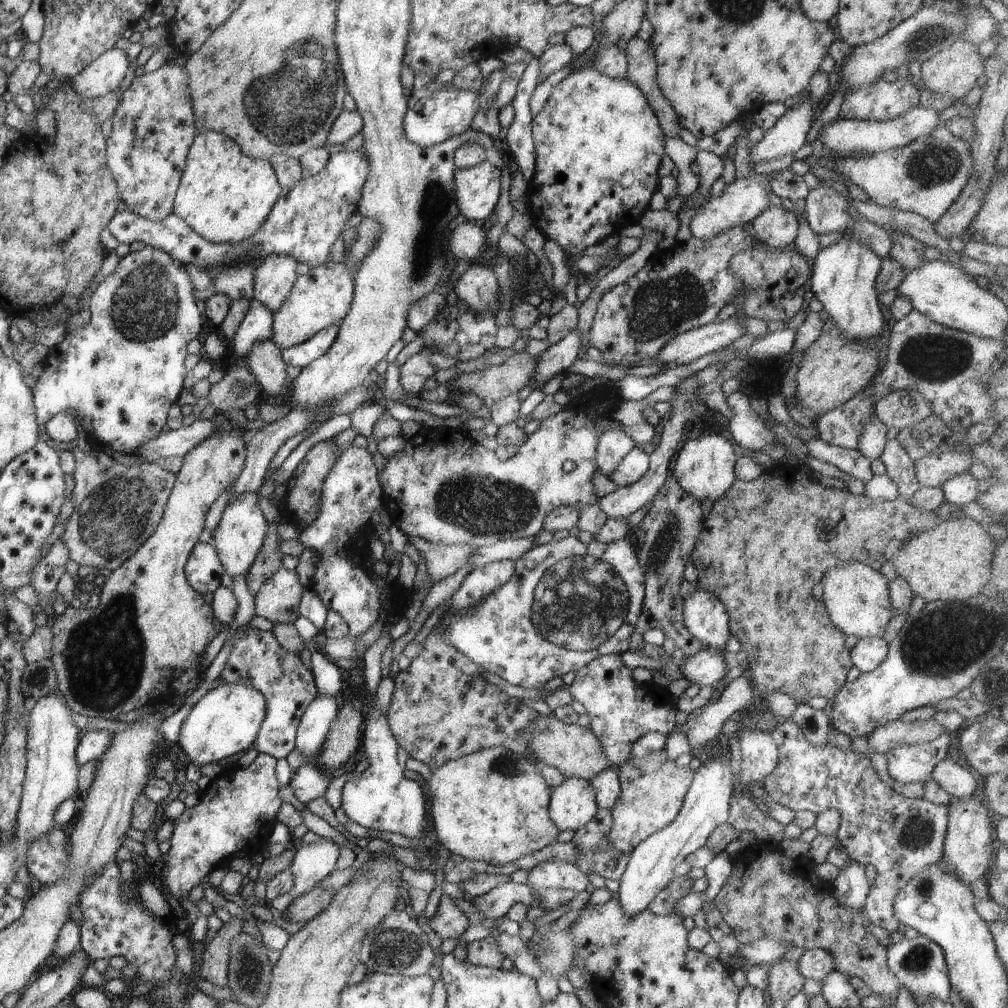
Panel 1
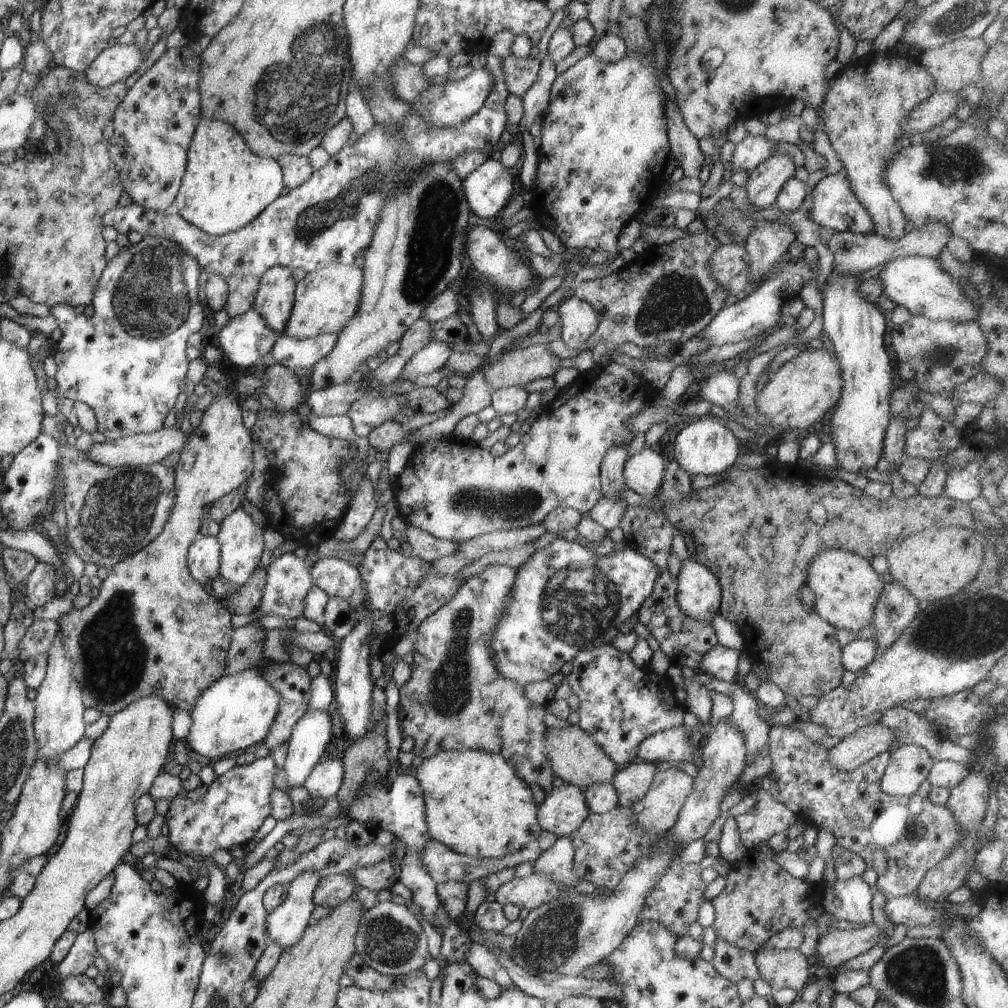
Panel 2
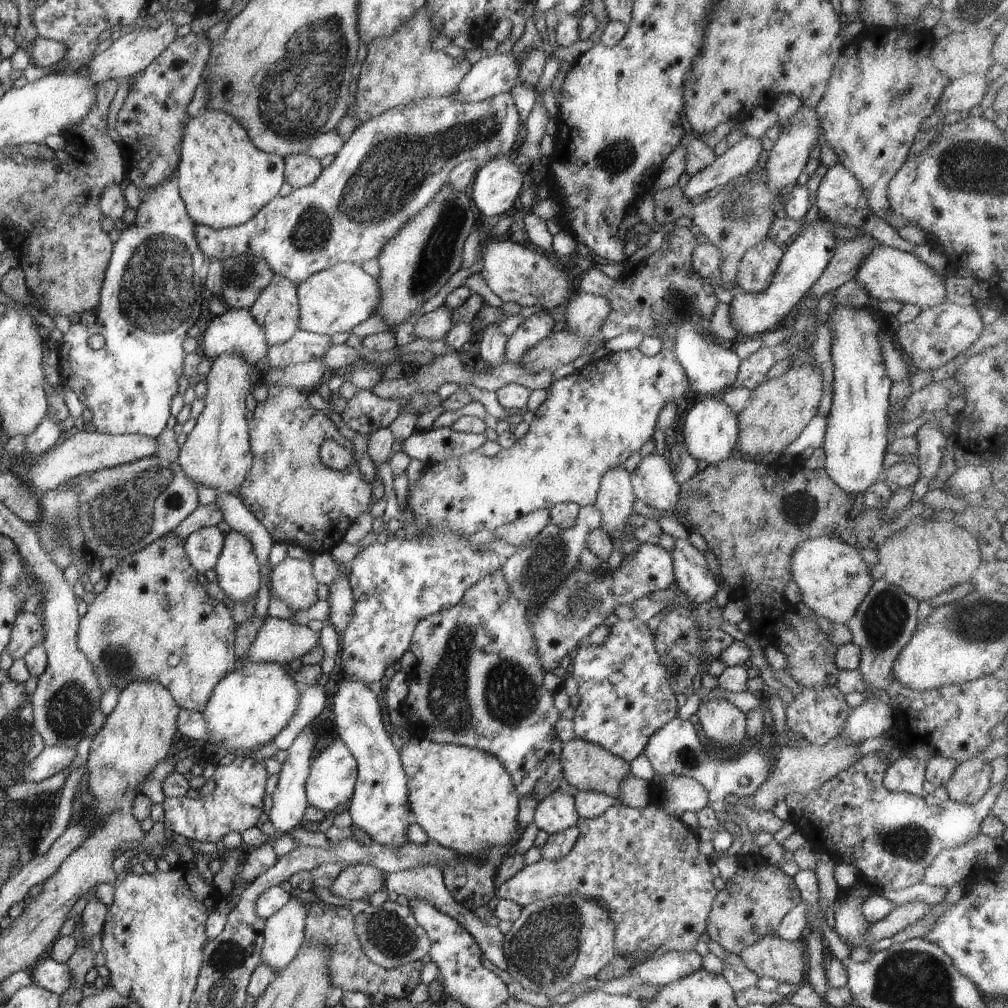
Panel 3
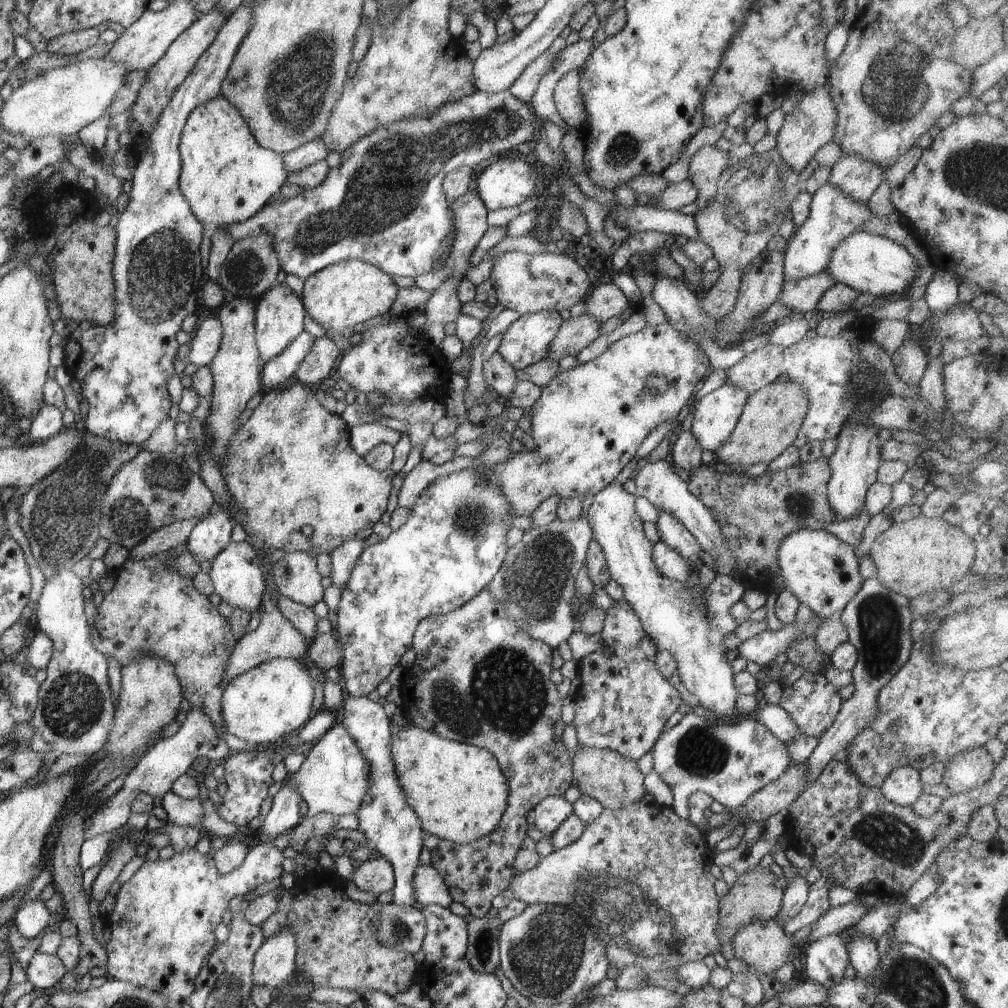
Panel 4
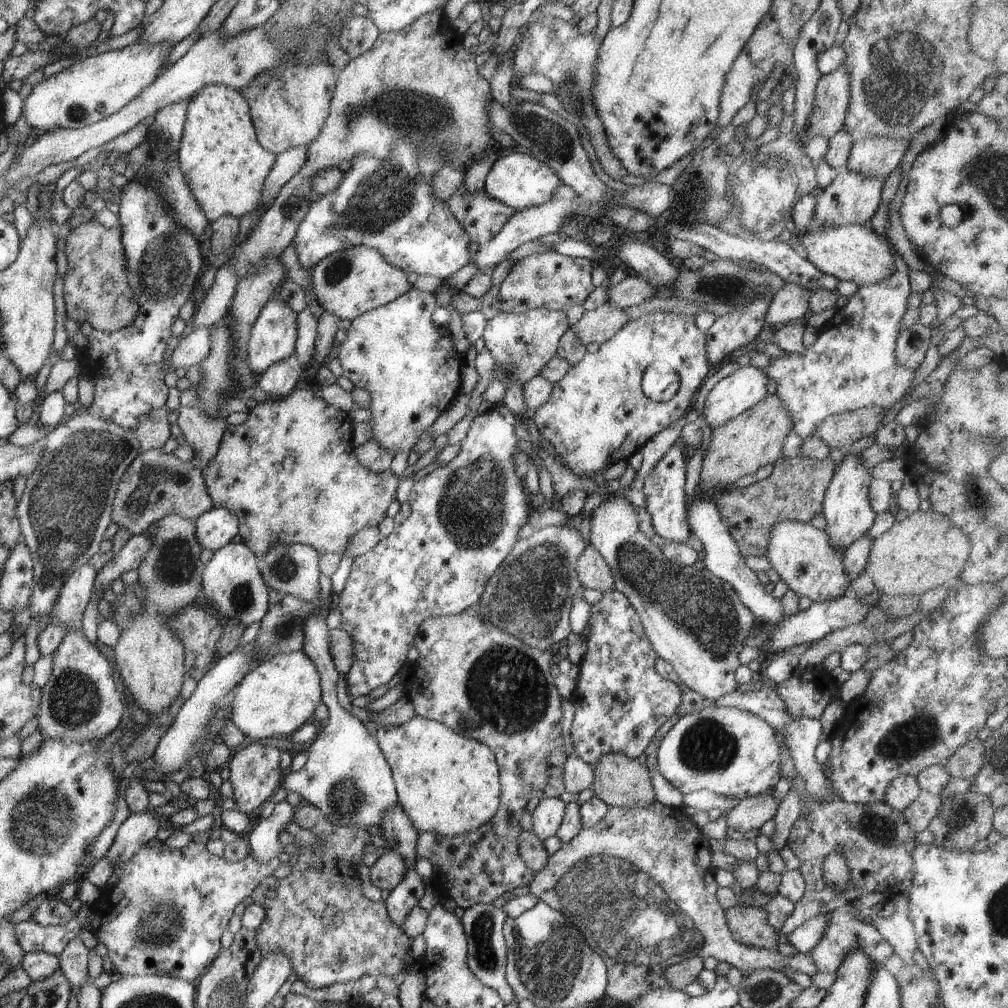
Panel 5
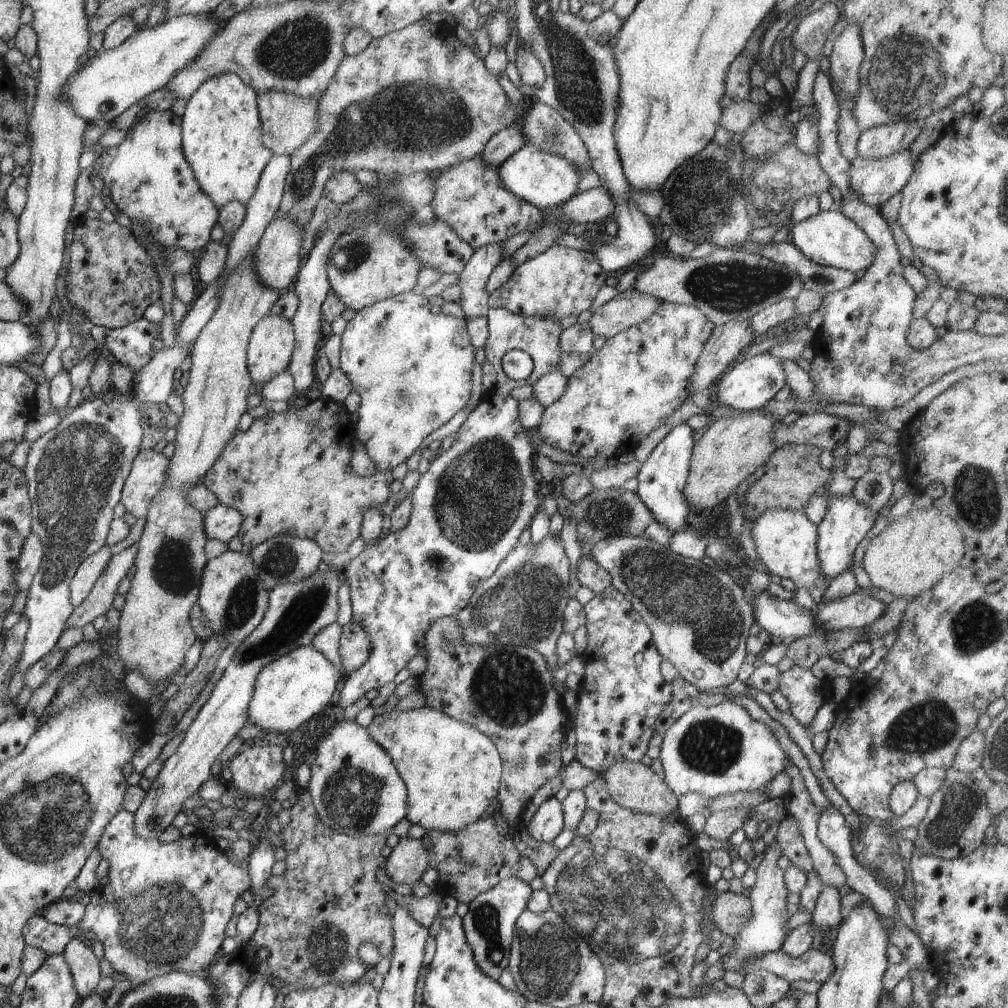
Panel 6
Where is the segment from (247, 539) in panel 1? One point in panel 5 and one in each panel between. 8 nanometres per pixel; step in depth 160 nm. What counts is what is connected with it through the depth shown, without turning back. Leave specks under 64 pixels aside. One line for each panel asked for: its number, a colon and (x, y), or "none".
2: (242, 542)
3: (237, 569)
4: (236, 574)
5: (232, 579)

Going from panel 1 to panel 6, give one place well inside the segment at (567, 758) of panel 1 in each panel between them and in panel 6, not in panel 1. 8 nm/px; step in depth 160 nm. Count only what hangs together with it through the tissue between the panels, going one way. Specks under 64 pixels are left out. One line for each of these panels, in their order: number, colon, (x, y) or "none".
2: (573, 754)
3: (587, 766)
4: (614, 780)
5: (621, 782)
6: (634, 786)

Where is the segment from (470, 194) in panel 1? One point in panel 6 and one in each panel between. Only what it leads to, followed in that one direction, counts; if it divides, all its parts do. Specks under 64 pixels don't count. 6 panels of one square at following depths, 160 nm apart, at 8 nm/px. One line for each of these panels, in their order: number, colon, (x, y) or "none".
2: (487, 189)
3: (495, 188)
4: (508, 182)
5: (518, 180)
6: (545, 180)

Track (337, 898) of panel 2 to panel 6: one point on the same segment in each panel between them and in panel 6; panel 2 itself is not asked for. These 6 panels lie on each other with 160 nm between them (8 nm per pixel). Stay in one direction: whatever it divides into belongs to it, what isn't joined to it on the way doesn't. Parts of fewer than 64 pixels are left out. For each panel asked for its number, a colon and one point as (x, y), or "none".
3: (356, 882)
4: (375, 876)
5: (389, 870)
6: (409, 860)

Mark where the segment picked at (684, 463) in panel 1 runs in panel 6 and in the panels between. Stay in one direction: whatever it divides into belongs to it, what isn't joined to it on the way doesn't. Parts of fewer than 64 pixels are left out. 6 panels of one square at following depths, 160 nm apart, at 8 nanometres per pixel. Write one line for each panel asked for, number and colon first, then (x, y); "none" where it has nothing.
2: (706, 447)
3: (711, 429)
4: (716, 414)
5: (743, 389)
6: (755, 380)

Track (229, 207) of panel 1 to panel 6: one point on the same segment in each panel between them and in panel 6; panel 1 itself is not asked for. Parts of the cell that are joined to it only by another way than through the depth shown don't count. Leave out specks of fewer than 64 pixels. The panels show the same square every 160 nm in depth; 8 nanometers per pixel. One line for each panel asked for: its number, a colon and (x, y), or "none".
2: (226, 186)
3: (224, 180)
4: (227, 176)
5: (224, 164)
6: (221, 132)

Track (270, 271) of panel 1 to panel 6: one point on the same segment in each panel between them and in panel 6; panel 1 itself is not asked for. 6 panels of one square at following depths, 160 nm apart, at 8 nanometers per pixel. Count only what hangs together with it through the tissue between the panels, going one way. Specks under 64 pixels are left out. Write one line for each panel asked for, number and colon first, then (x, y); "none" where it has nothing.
2: (274, 298)
3: (276, 310)
4: (279, 313)
5: (273, 336)
6: (271, 345)

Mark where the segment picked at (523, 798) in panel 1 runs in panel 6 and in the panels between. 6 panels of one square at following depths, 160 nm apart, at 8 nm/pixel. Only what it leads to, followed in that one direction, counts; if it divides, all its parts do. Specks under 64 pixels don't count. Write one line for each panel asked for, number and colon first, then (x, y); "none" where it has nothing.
2: (475, 803)
3: (464, 799)
4: (459, 792)
5: (447, 784)
6: (452, 771)

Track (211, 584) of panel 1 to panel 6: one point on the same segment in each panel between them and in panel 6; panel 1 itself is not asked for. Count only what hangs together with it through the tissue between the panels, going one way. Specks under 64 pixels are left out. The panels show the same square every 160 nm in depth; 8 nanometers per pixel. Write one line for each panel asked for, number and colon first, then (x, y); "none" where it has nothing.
2: (203, 557)
3: (204, 546)
4: (210, 536)
5: (215, 529)
6: (223, 523)

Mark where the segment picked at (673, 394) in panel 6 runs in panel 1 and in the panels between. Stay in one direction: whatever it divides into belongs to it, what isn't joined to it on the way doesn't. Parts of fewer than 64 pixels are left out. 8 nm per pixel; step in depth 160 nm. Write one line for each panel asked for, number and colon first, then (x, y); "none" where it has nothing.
1: (445, 488)
2: (454, 489)
3: (593, 420)
4: (589, 421)
5: (597, 415)

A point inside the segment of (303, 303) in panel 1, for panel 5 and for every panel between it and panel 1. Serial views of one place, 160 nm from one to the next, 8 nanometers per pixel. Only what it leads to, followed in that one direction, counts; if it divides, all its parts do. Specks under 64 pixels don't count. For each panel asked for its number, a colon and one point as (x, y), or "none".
2: (325, 300)
3: (336, 299)
4: (343, 295)
5: (348, 283)

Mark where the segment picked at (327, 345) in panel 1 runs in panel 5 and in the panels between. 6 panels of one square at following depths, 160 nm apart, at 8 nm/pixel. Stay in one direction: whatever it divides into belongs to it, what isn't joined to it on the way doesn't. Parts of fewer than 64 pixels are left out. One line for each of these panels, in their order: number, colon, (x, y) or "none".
2: (292, 353)
3: (303, 347)
4: (277, 372)
5: (281, 379)

